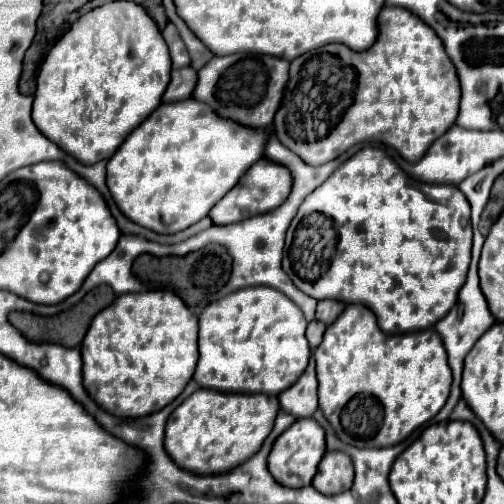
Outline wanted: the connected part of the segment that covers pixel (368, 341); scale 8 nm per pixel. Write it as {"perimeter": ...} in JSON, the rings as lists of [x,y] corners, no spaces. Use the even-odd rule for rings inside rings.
{"perimeter":[[[351,304],[343,316],[325,330],[323,342],[313,352],[319,380],[319,408],[333,426],[339,440],[355,448],[385,448],[403,442],[415,428],[429,422],[447,402],[451,386],[451,368],[441,336],[435,328],[413,334],[389,336],[377,326],[375,314],[363,304]]]}

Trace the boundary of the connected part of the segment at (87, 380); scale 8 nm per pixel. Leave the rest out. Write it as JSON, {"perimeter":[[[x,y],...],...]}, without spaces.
{"perimeter":[[[171,290],[123,294],[101,310],[83,342],[83,386],[89,398],[117,418],[141,418],[171,404],[191,380],[197,352],[197,316]]]}

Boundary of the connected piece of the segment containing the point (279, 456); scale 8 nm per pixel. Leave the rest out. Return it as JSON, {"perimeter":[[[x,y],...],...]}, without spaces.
{"perimeter":[[[297,420],[291,428],[287,428],[273,444],[273,450],[269,454],[269,472],[273,474],[273,478],[287,486],[287,488],[303,488],[309,486],[315,472],[317,472],[317,464],[325,454],[325,432],[323,428],[313,420]]]}

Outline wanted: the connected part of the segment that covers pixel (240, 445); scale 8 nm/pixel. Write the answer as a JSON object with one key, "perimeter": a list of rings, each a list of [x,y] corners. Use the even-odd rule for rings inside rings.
{"perimeter":[[[217,390],[193,392],[175,412],[165,426],[165,450],[171,460],[197,476],[215,476],[231,472],[255,452],[273,430],[279,412],[277,396],[269,394],[223,394]]]}

